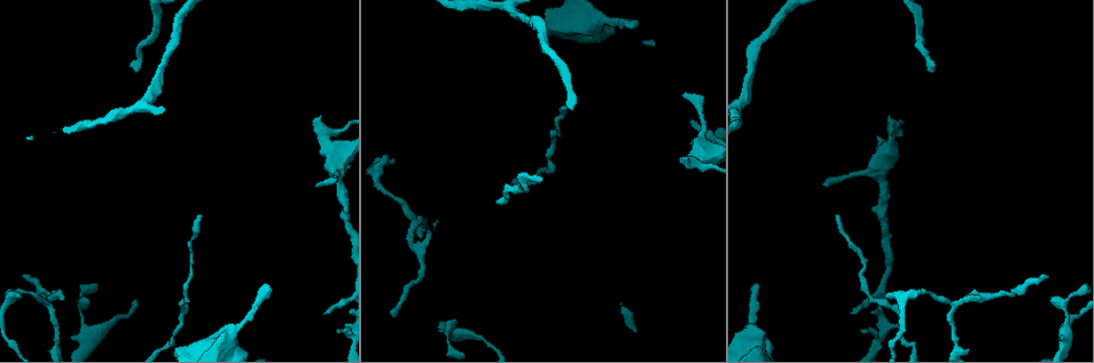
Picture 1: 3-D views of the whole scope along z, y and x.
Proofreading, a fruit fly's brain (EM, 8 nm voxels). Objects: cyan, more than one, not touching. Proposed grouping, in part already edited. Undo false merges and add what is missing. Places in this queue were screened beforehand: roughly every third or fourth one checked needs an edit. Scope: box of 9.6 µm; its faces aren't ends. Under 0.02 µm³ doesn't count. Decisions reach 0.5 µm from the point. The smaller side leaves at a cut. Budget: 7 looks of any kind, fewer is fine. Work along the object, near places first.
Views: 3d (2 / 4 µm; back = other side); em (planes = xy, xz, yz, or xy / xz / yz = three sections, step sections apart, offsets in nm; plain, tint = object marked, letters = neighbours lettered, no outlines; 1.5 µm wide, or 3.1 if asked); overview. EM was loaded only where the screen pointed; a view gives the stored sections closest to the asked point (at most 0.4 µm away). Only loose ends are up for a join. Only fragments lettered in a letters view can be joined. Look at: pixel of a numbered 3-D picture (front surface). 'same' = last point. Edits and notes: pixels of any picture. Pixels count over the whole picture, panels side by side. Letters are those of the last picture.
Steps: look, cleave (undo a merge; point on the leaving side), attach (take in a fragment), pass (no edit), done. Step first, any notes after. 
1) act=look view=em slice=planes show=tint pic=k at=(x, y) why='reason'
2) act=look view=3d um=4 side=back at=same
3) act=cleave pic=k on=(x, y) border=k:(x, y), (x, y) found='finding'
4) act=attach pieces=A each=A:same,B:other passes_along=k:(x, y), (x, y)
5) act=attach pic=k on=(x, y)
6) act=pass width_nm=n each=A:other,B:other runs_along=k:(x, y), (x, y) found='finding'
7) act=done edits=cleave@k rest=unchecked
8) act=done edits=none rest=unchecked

act=look view=3d um=4 pic=1 at=(890, 116)

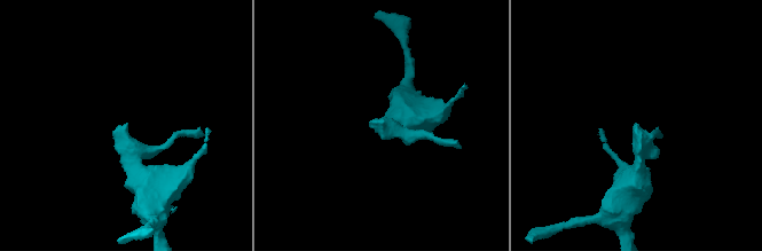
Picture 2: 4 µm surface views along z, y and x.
act=look view=em slice=planes show=letters pic=2 at=(126, 126) why='now the EM'

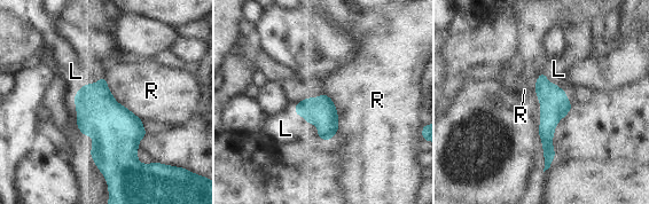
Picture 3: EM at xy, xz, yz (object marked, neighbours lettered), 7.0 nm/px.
act=attach pieces=L each=L:same,R:other passes_along=3:(554, 104), (558, 87), (558, 69) found='it goes on there'

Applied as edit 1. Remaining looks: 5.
act=look view=overview

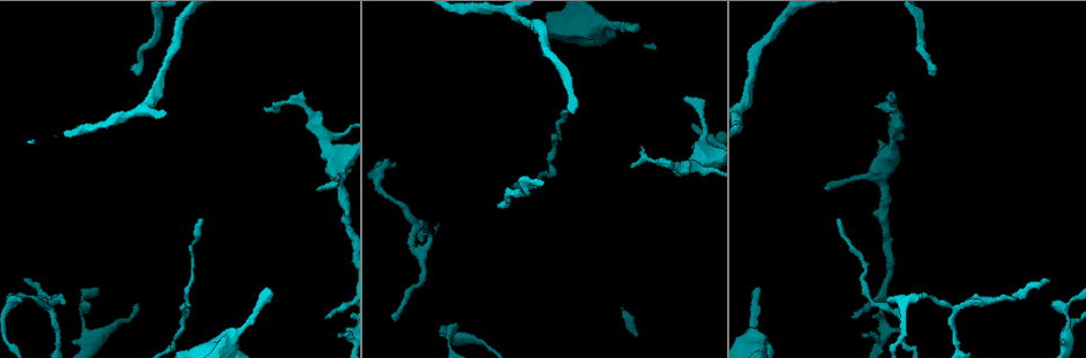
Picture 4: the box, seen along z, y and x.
act=look view=3d um=2 pic=4 at=(200, 218) why='branch stops here'

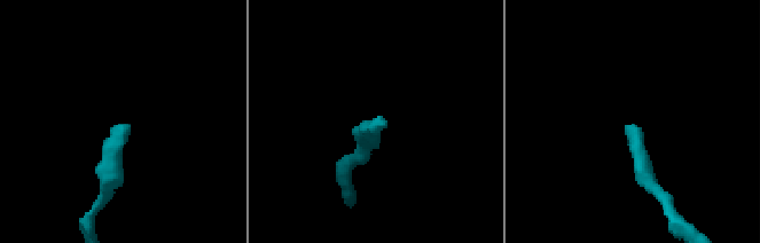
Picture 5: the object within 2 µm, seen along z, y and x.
act=look view=em slice=planes show=letters pic=5 at=(385, 121)

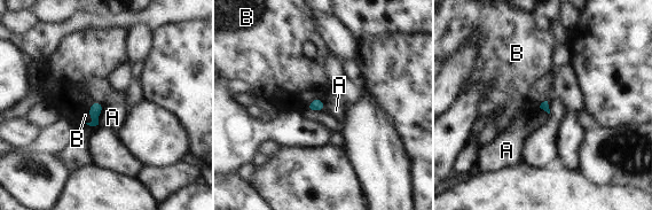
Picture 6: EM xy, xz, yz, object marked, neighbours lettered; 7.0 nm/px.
act=pass each=A:other,B:other border=6:(104, 107), (99, 116), (97, 124) found='none of them fits'

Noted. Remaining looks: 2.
act=look view=3d um=4 pic=4 at=(930, 75) why='branch stops here'

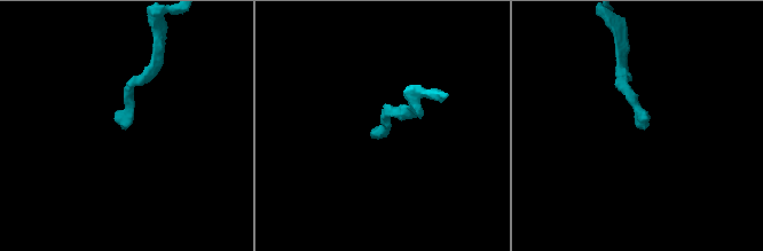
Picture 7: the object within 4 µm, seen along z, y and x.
act=look view=em slice=xz step=4 show=letters pic=7 at=(126, 128)

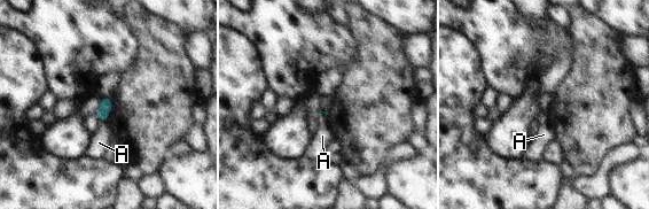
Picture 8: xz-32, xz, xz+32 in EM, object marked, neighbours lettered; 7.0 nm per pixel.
act=pass each=A:other border=8:(99, 120), (106, 122) found='none of them fits'

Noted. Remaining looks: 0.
act=done edits=attach@3 rest=unchecked

